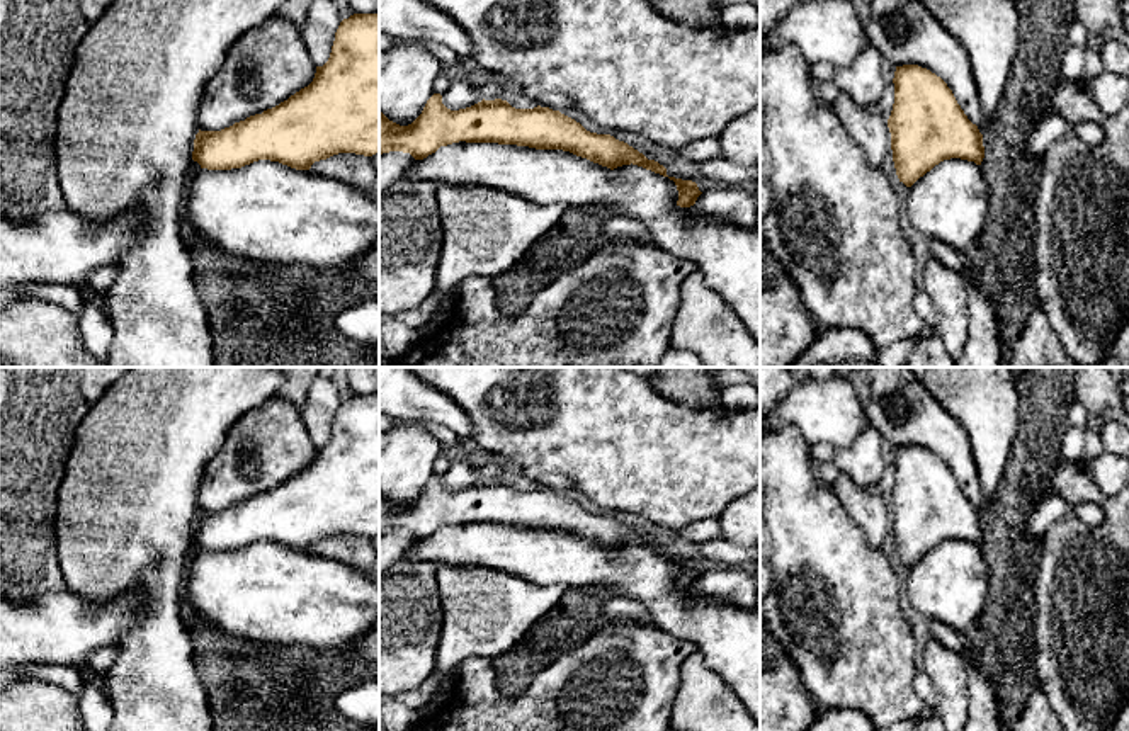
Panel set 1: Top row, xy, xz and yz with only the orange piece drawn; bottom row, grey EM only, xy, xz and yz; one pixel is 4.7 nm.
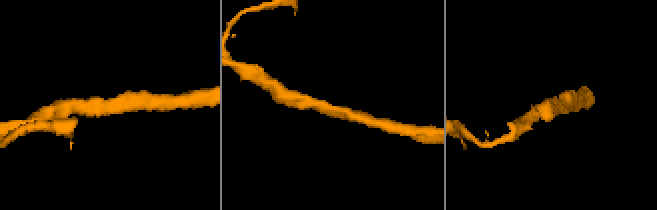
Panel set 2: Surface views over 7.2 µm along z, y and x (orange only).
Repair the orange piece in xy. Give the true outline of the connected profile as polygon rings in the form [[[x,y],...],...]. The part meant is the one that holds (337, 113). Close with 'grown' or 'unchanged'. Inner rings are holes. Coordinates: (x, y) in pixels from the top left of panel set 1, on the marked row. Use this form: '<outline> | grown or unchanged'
[[[354,14],[335,32],[328,61],[316,66],[313,82],[279,105],[221,131],[201,131],[192,160],[207,170],[241,168],[270,160],[296,170],[338,153],[379,153],[379,14]]] | unchanged

